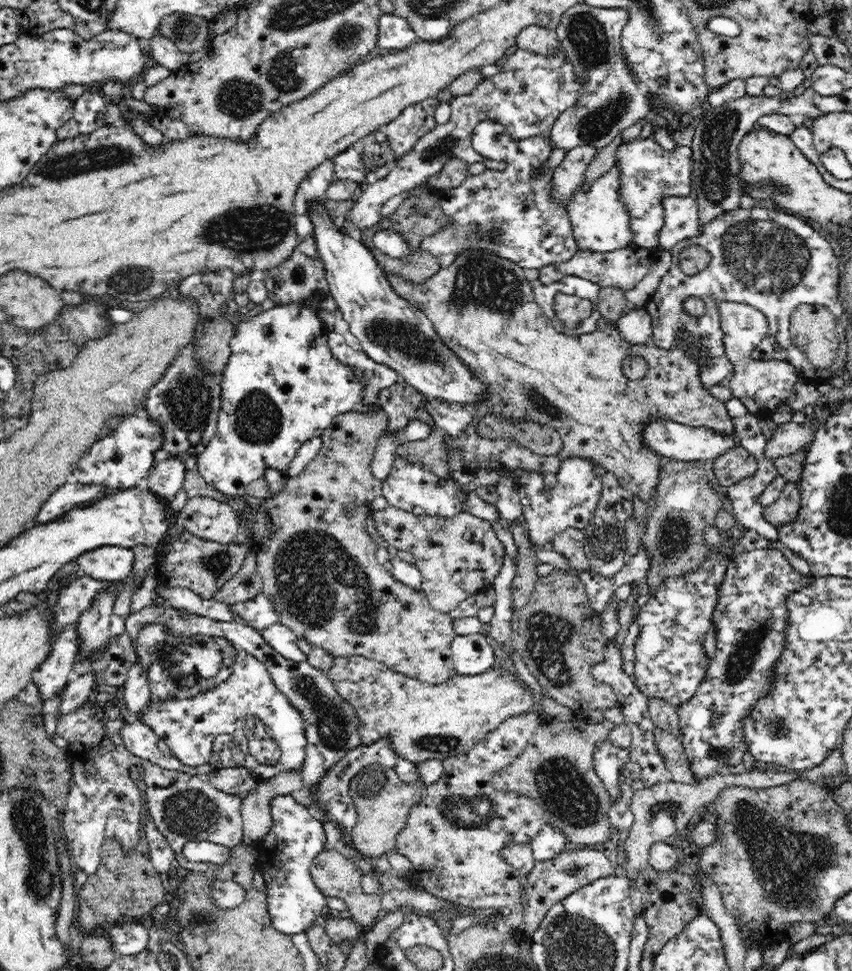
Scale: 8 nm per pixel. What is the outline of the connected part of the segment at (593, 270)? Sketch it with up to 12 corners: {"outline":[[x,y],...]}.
{"outline":[[635,246],[608,253],[579,249],[542,268],[546,285],[574,276],[626,292],[655,254]]}

